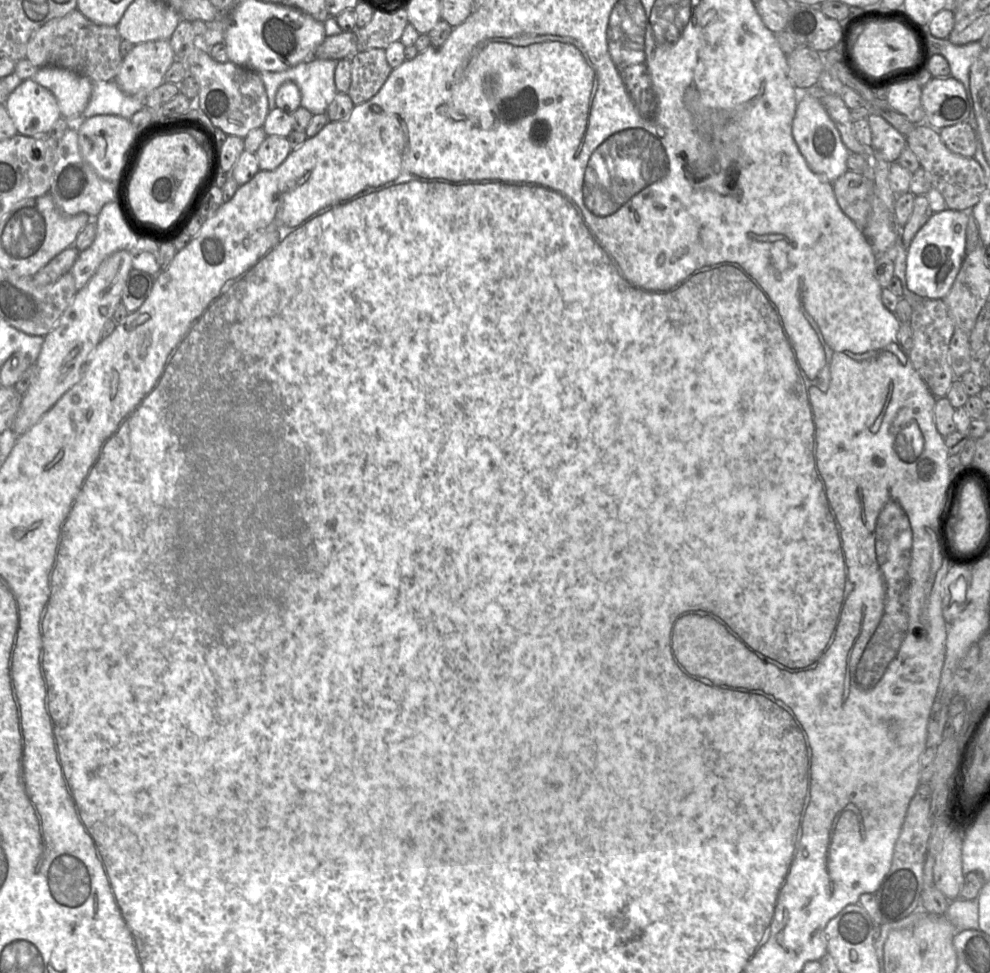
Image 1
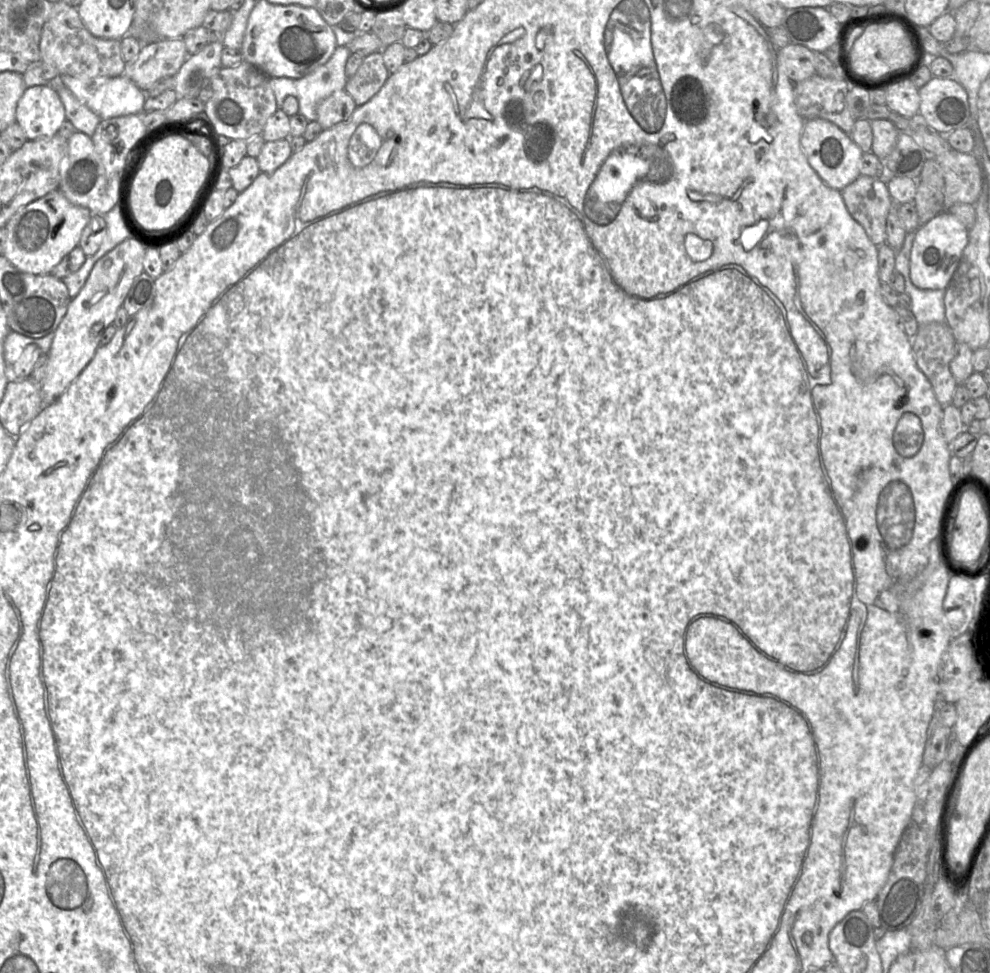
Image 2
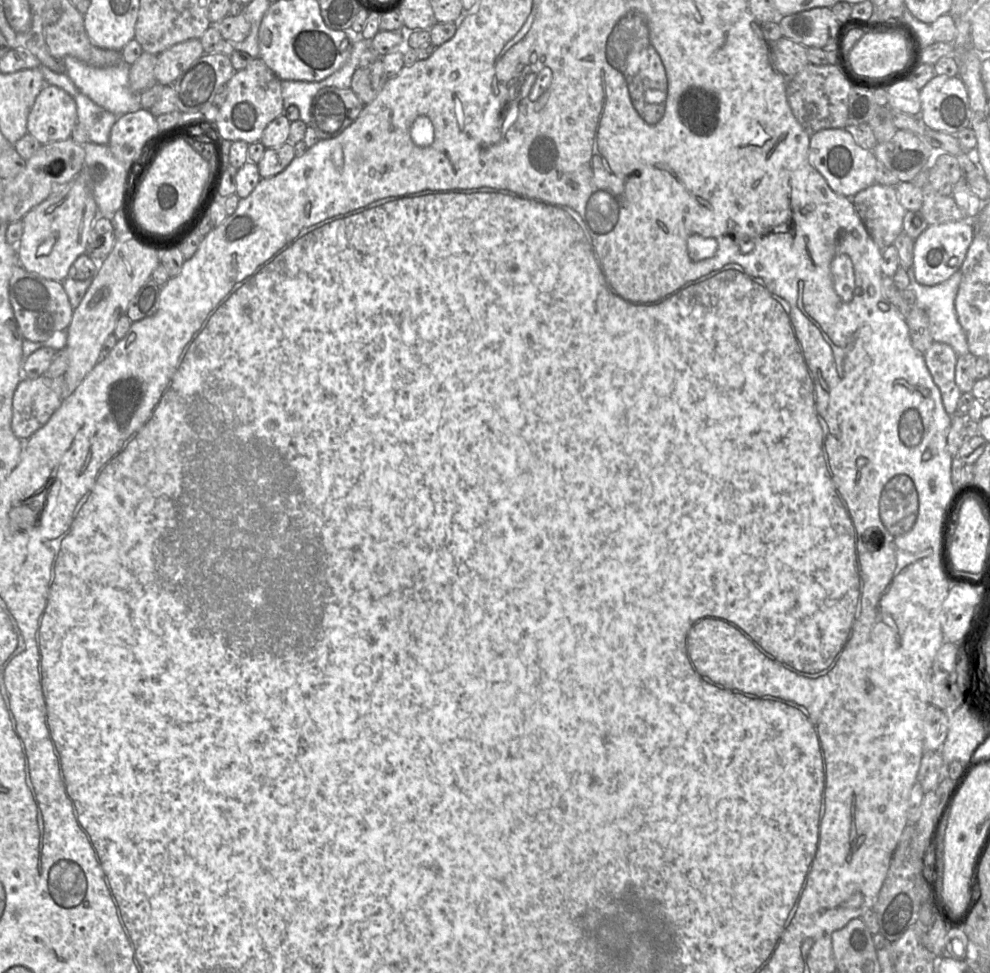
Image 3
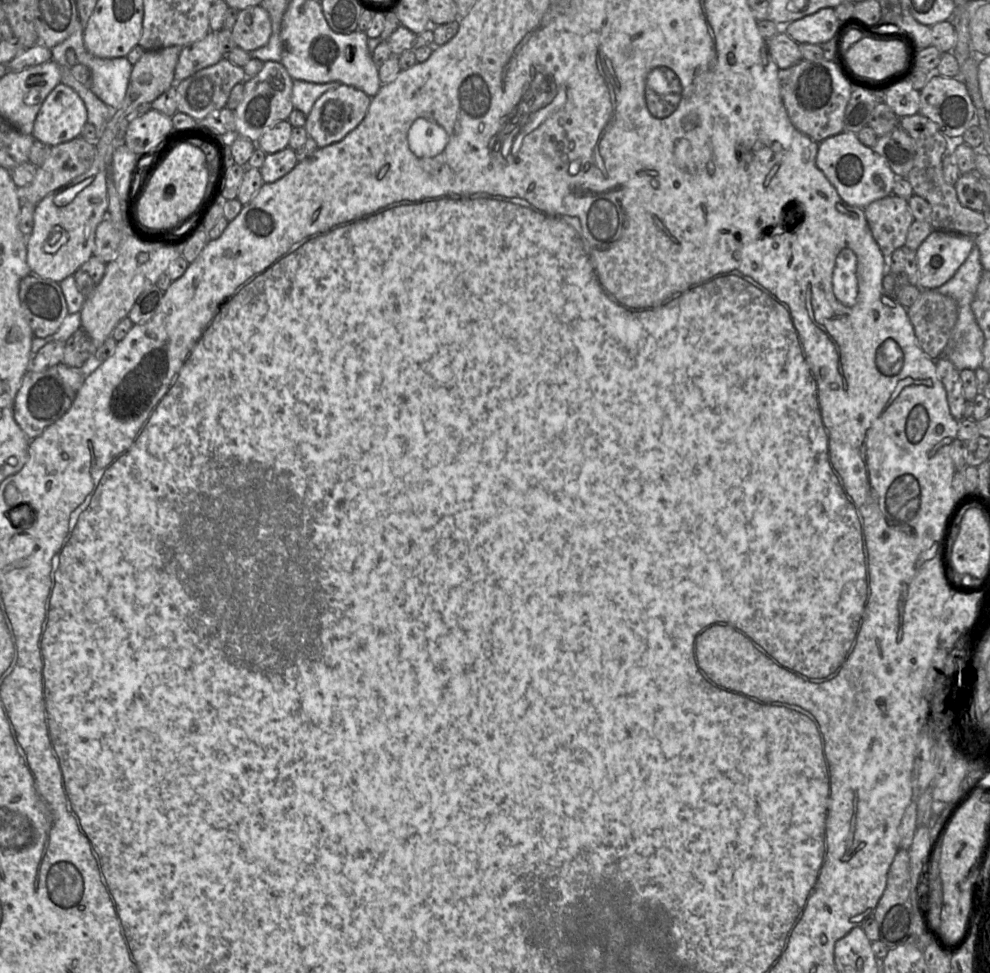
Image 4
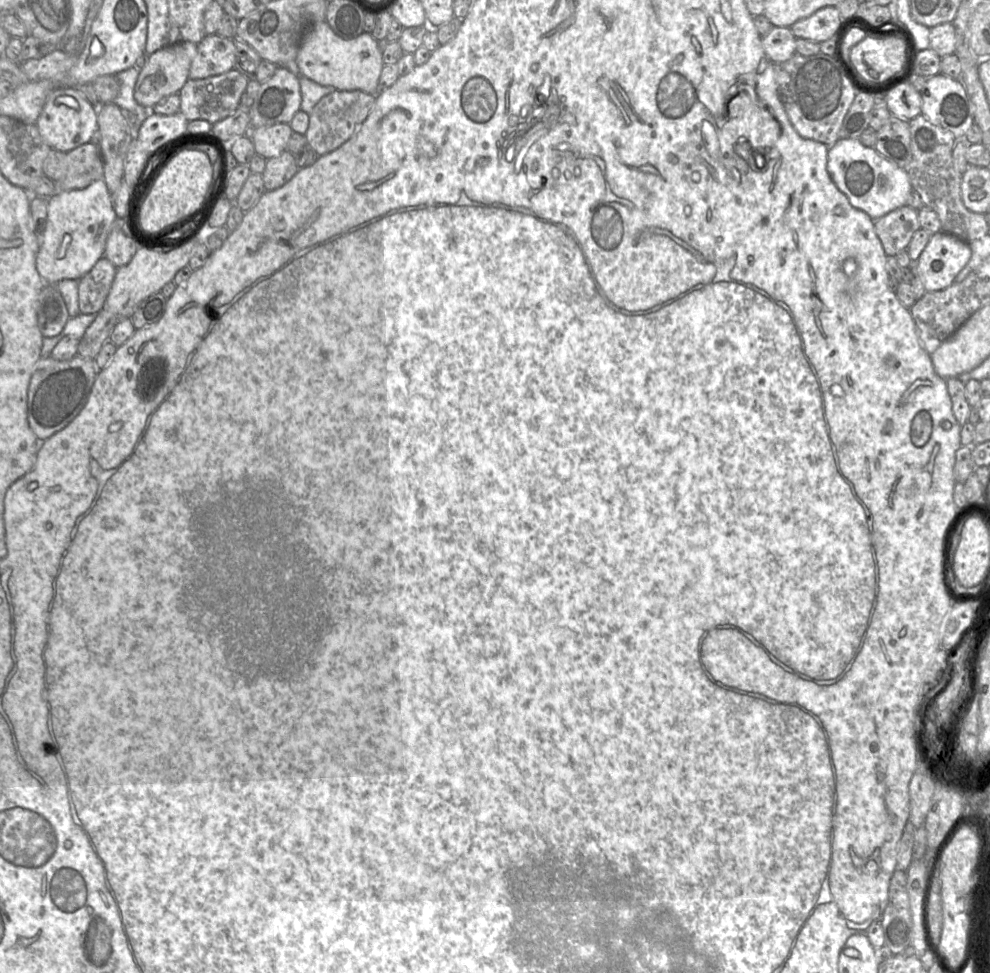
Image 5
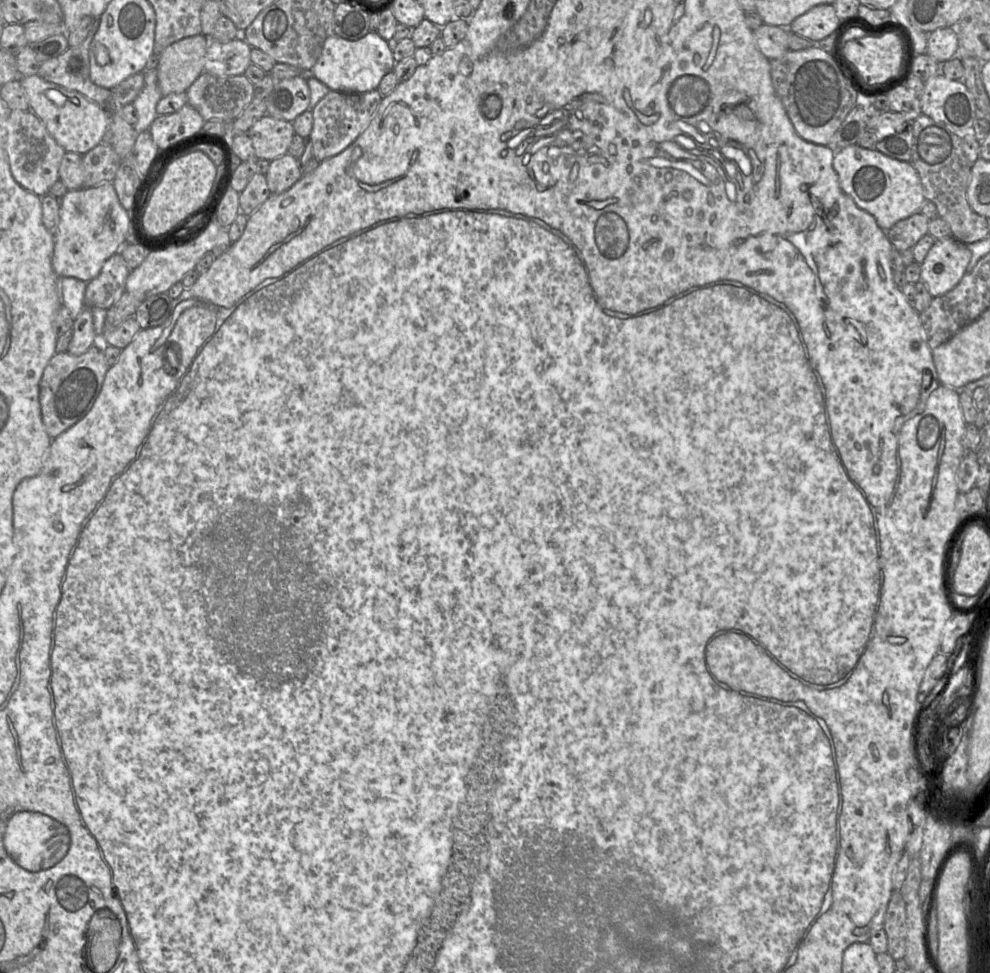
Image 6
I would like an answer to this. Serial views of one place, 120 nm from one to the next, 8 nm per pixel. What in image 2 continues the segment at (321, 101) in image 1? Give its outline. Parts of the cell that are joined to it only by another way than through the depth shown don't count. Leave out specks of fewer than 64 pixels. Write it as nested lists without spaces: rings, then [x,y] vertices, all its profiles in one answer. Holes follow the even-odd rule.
[[[337,46],[332,56],[325,64],[302,78],[270,78],[270,84],[275,95],[277,108],[281,109],[287,96],[294,96],[299,102],[299,113],[309,122],[317,120],[318,104],[333,92],[342,91],[345,88],[348,80],[345,73],[345,66],[350,54],[351,52],[347,46]]]

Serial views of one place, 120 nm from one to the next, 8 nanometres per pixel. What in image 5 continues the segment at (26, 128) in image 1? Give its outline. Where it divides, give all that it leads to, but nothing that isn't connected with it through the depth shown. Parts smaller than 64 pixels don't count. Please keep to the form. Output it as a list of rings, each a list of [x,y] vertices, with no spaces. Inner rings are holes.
[[[58,87],[49,94],[35,125],[52,149],[67,153],[90,142],[98,129],[97,112],[97,106],[85,99],[75,87]]]

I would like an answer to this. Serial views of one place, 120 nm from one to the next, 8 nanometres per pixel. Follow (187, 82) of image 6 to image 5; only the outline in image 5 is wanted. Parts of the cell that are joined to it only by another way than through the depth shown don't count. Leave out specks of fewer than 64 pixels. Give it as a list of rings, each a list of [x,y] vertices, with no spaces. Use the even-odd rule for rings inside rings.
[[[181,42],[164,47],[150,55],[144,67],[140,70],[134,87],[136,102],[146,109],[152,109],[161,100],[179,93],[189,79],[190,66],[196,51],[197,44]]]

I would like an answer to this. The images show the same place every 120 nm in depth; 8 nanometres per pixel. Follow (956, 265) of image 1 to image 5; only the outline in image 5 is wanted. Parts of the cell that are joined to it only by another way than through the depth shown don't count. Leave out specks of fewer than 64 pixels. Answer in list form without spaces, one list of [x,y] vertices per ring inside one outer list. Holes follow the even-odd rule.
[[[944,232],[932,234],[918,258],[918,268],[926,292],[952,285],[972,256],[970,242]]]

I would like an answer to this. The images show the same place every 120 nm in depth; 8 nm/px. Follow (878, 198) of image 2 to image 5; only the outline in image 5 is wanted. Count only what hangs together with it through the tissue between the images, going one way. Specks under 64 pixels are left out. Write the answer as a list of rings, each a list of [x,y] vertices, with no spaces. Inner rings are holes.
[[[905,205],[873,220],[875,232],[887,256],[907,250],[913,234],[921,228],[918,211]]]

